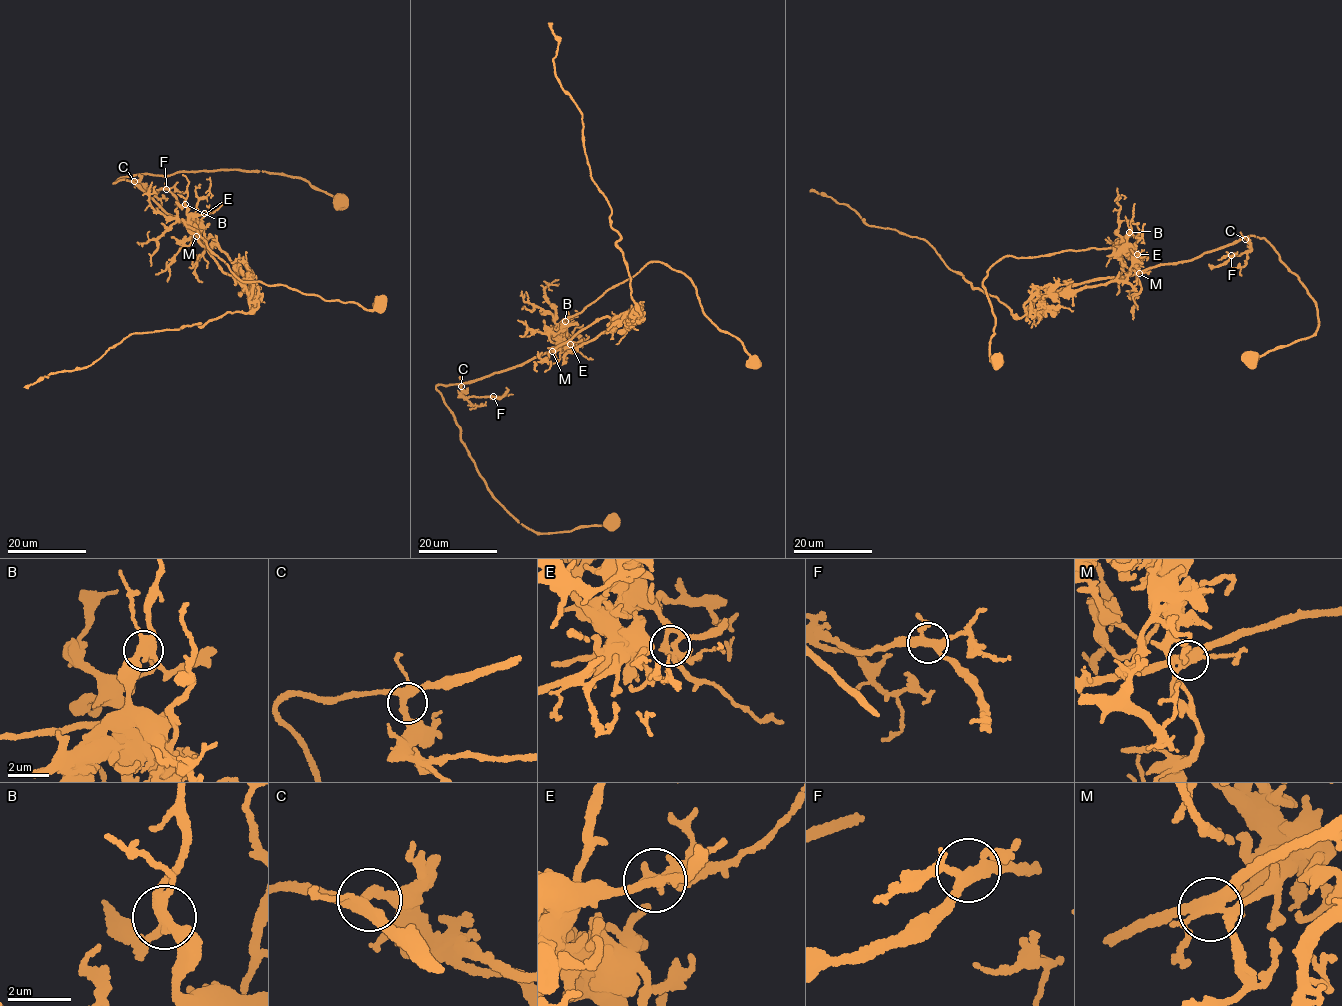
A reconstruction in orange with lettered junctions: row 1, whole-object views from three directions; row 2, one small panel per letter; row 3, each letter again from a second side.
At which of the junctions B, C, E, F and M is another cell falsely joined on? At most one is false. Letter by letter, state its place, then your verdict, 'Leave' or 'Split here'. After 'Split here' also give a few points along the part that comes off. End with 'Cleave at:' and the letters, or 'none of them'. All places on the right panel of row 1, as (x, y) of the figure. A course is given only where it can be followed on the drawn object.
B: Place: (1129, 232). Leave
C: Place: (1245, 239). Leave
E: Place: (1137, 254). Leave
F: Place: (1231, 255). Leave
M: Place: (1139, 273). Split here. Course of the part to remove: (1139, 273), (1134, 258), (1119, 247), (1003, 257), (982, 284), (995, 319), (990, 359), (1001, 358)
Cleave at: M

